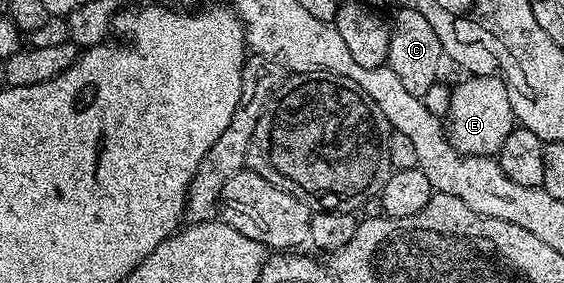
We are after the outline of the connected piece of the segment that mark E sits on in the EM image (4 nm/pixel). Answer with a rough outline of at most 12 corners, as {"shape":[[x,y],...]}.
{"shape":[[500,77],[449,94],[447,136],[472,157],[501,152],[515,118]]}

